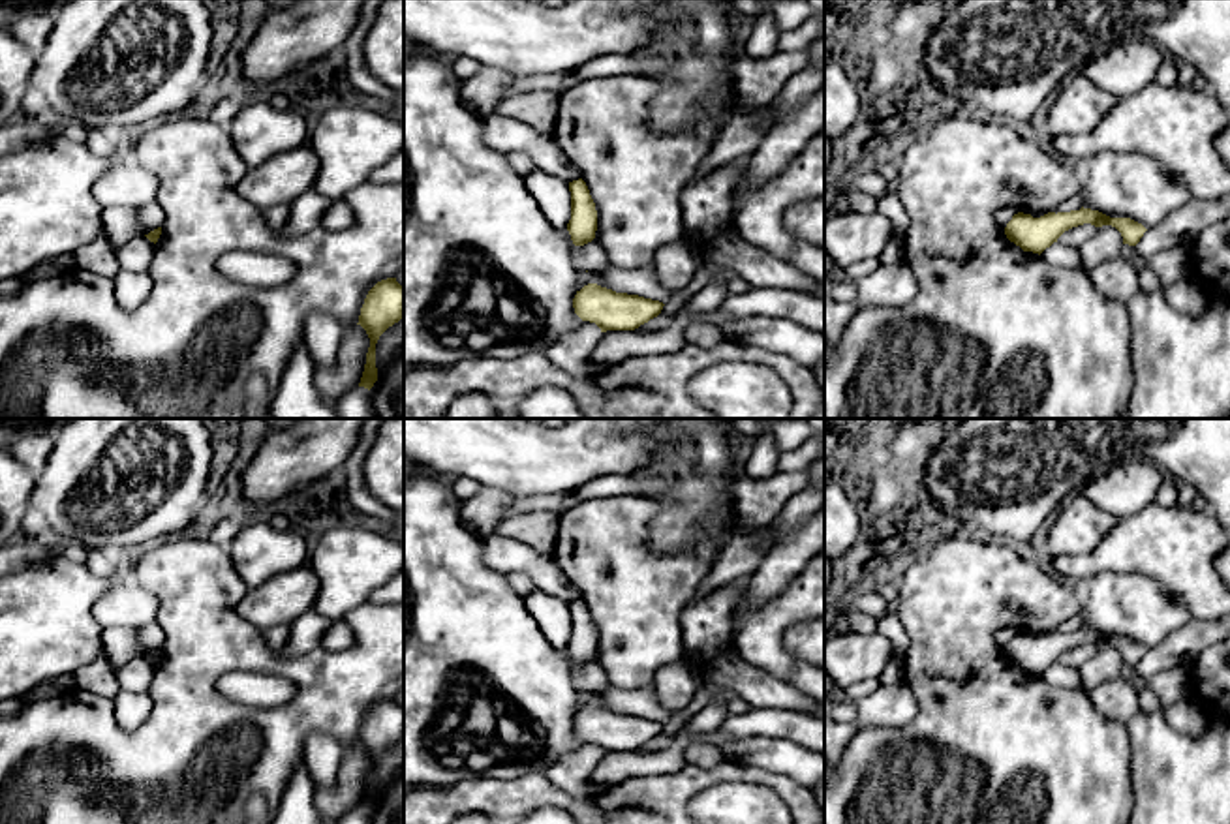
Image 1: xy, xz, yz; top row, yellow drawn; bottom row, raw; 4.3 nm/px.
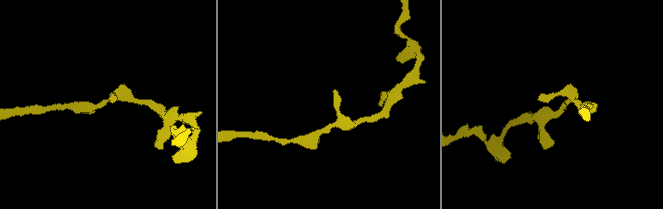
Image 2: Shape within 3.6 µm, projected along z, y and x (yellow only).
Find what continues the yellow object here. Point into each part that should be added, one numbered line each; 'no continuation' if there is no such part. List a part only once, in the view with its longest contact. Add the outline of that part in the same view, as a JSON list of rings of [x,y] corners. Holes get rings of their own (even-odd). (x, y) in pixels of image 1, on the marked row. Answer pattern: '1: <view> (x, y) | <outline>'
no continuation

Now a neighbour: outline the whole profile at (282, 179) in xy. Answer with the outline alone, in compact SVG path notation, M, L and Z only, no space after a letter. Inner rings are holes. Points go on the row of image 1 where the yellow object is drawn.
M310 143L300 145L250 167L238 182L238 193L259 210L291 205L314 190L319 165Z

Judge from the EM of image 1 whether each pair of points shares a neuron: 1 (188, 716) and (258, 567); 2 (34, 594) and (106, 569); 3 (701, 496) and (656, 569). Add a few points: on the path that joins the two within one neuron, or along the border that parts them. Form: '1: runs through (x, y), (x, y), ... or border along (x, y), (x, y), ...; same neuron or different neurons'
1: border along (228, 550), (233, 569), (248, 588); different neurons
2: border along (83, 564), (96, 575), (113, 579); different neurons
3: border along (646, 534), (656, 552), (680, 550), (707, 535); different neurons

